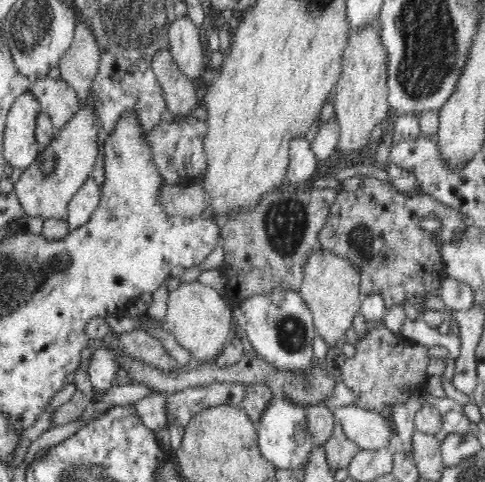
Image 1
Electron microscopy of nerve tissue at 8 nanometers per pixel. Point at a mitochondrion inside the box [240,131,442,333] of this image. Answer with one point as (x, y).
(286, 221)

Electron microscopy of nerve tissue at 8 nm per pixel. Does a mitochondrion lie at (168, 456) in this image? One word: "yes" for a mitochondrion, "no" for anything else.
no

